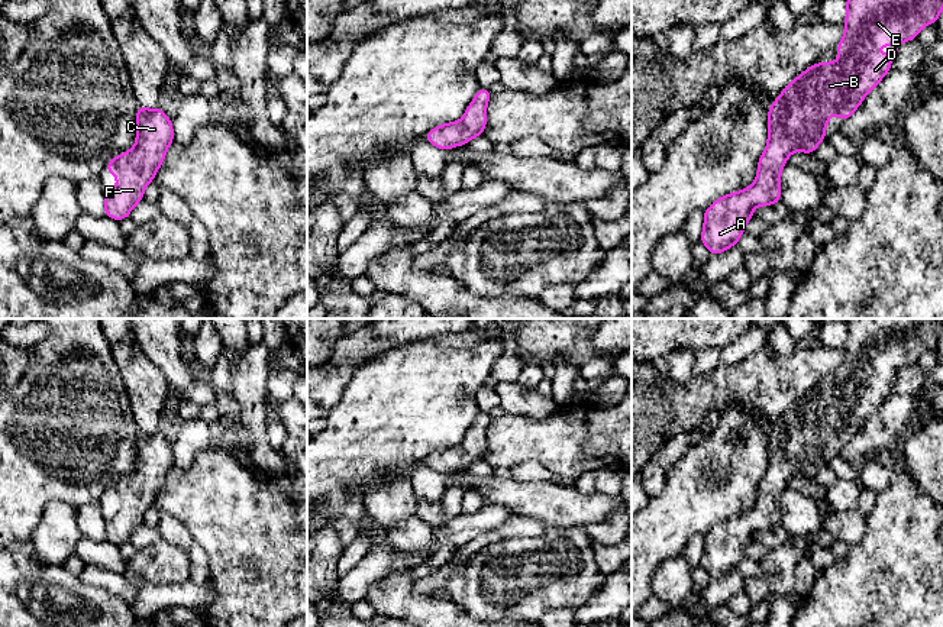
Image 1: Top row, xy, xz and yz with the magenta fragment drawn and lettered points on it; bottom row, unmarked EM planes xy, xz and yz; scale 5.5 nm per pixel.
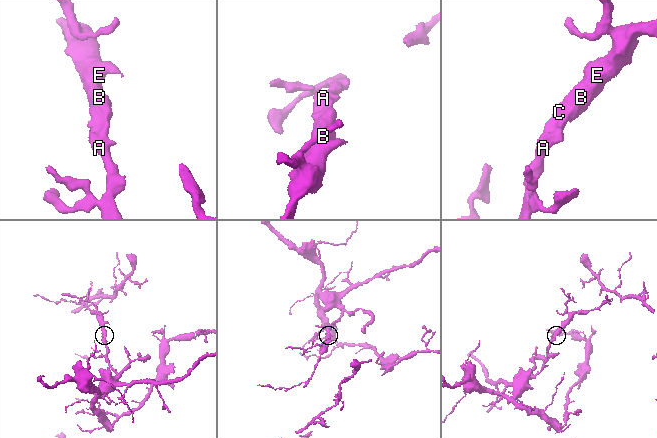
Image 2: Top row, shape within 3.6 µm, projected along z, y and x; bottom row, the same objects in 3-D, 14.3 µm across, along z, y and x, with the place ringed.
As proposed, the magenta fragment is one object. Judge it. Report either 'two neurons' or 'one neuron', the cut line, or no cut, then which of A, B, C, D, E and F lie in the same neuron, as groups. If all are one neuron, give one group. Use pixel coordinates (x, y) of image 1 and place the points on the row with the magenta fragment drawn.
one neuron; no cut; A B C D E F

